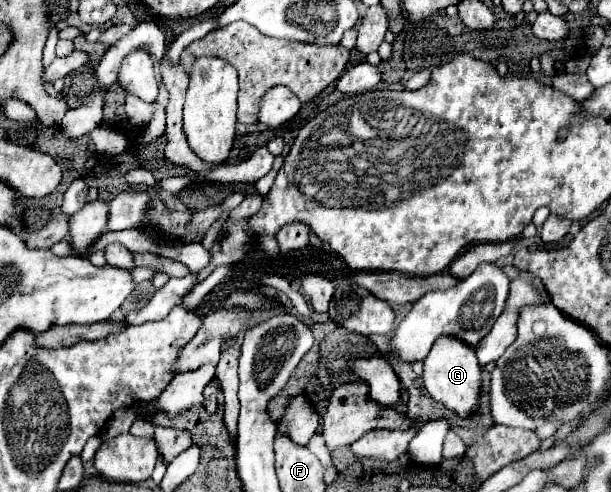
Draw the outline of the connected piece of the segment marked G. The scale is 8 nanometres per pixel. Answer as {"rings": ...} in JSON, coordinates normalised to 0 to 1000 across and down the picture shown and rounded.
{"rings":[[[720,683],[704,720],[694,728],[694,760],[691,760],[694,785],[700,793],[700,801],[733,825],[736,833],[746,833],[750,846],[766,850],[773,841],[773,833],[782,825],[782,801],[786,801],[786,740],[779,732],[776,711],[759,699],[753,687],[746,683]]]}

